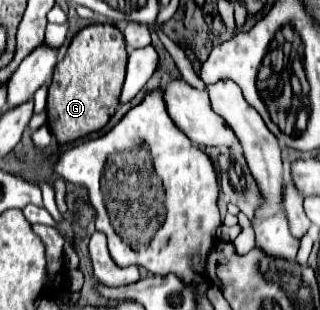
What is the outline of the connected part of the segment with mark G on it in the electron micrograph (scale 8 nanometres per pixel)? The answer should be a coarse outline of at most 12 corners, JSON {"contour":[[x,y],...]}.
{"contour":[[73,36],[47,98],[59,144],[101,130],[119,106],[125,38]]}

